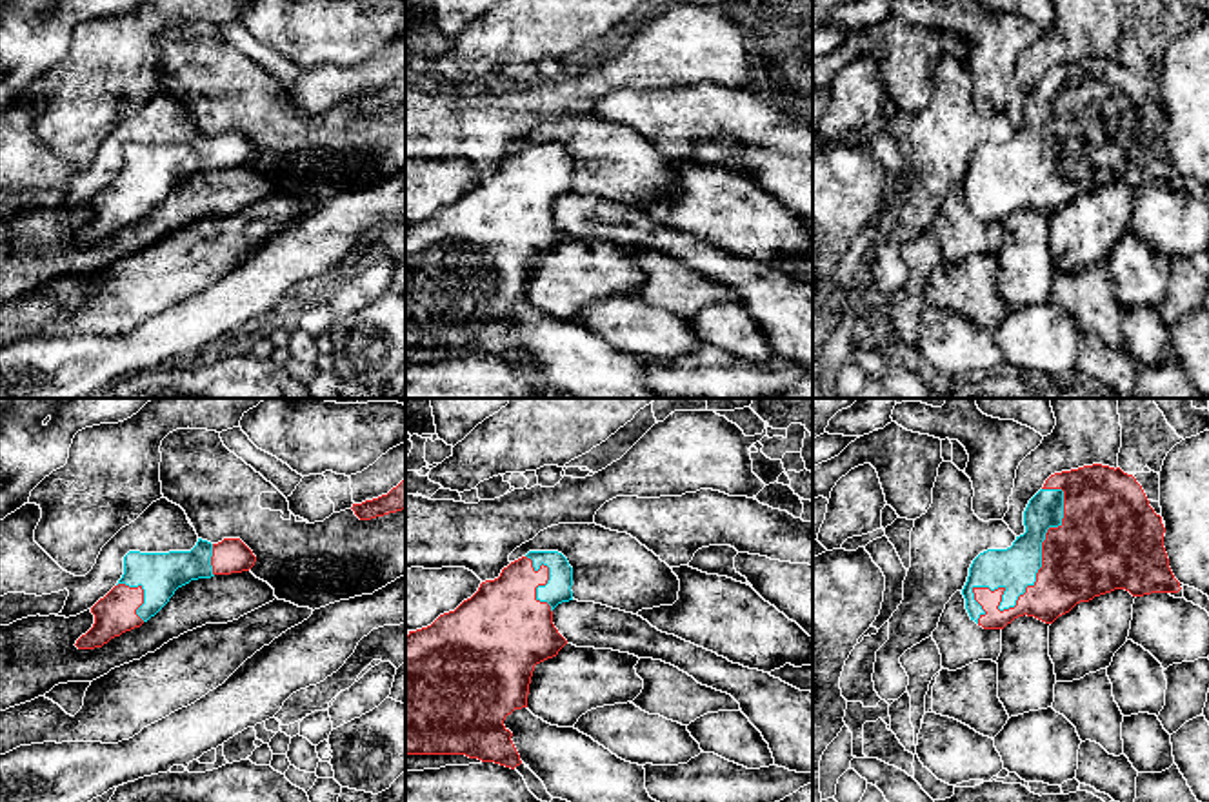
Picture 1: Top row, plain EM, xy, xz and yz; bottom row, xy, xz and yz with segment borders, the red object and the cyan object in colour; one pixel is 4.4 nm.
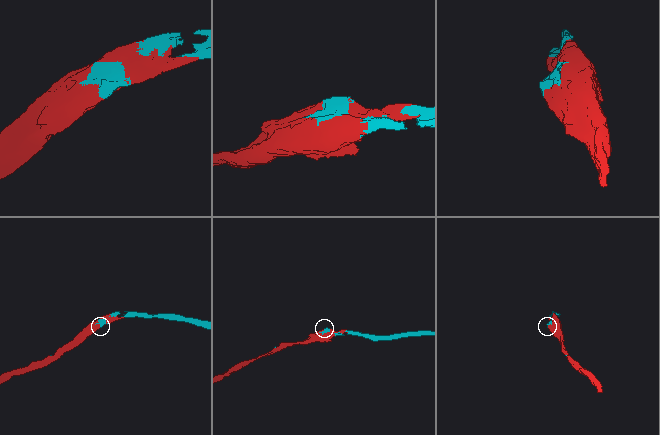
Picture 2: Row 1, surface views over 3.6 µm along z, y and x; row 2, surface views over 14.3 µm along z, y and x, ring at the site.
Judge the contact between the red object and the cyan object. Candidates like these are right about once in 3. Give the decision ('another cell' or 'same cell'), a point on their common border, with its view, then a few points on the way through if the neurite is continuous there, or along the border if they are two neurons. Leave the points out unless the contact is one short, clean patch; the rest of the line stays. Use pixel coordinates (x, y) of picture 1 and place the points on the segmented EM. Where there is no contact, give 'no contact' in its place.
same cell | yz (1026, 591)

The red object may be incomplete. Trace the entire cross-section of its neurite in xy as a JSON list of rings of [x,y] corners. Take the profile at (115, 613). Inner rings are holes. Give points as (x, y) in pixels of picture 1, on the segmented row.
[[[198,538],[191,551],[129,551],[122,578],[91,607],[95,624],[75,646],[102,647],[155,617],[191,580],[249,571],[255,562],[256,556],[240,538],[224,538],[218,544]]]

